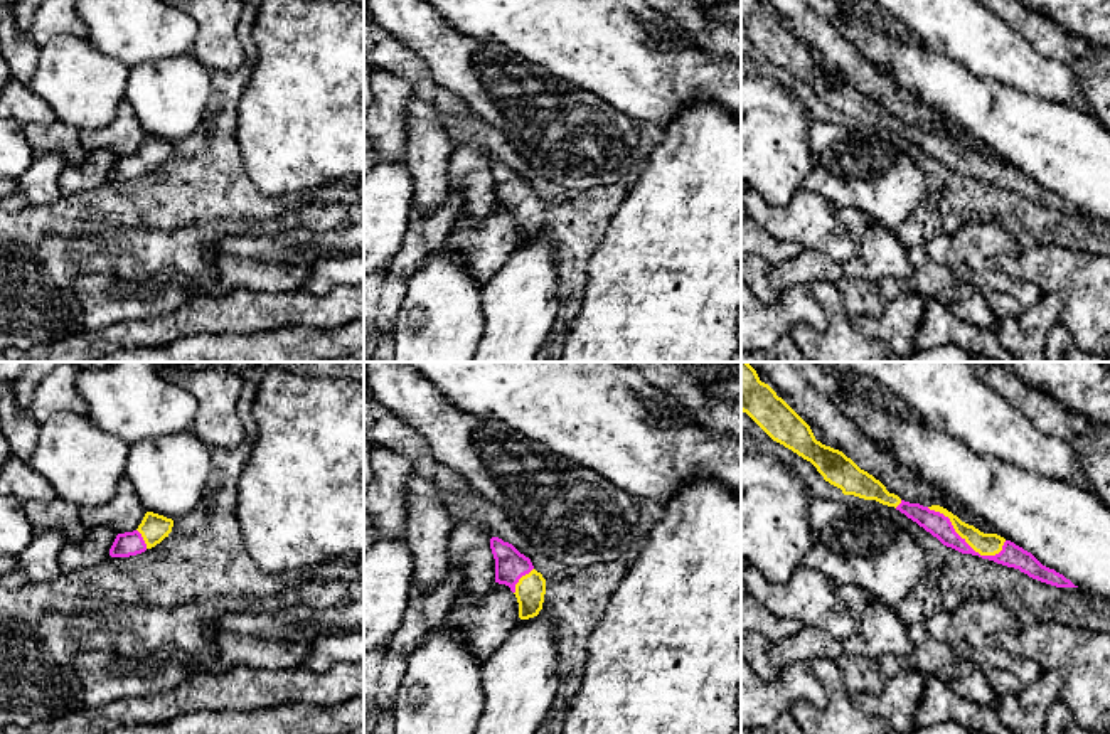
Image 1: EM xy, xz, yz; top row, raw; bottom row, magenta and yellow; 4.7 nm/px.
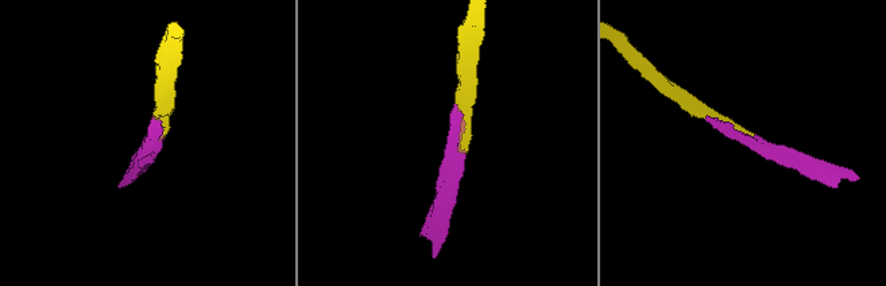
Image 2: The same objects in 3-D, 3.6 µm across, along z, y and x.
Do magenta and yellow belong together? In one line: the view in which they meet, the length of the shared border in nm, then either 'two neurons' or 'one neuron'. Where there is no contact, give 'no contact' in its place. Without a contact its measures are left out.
contact in yz; length 420 nm; one neuron

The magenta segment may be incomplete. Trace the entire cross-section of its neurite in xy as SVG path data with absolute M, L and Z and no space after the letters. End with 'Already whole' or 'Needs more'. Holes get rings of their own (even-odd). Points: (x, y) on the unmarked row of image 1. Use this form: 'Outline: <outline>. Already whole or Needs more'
Outline: M147 135L141 146L133 155L118 157L111 172L111 180L130 180L160 167L172 155L173 143Z. Needs more

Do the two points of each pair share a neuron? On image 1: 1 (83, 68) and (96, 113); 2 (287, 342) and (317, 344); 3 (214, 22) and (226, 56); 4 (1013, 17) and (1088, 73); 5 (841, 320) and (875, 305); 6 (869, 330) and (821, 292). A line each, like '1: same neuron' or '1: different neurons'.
1: same neuron
2: same neuron
3: same neuron
4: same neuron
5: different neurons
6: different neurons

